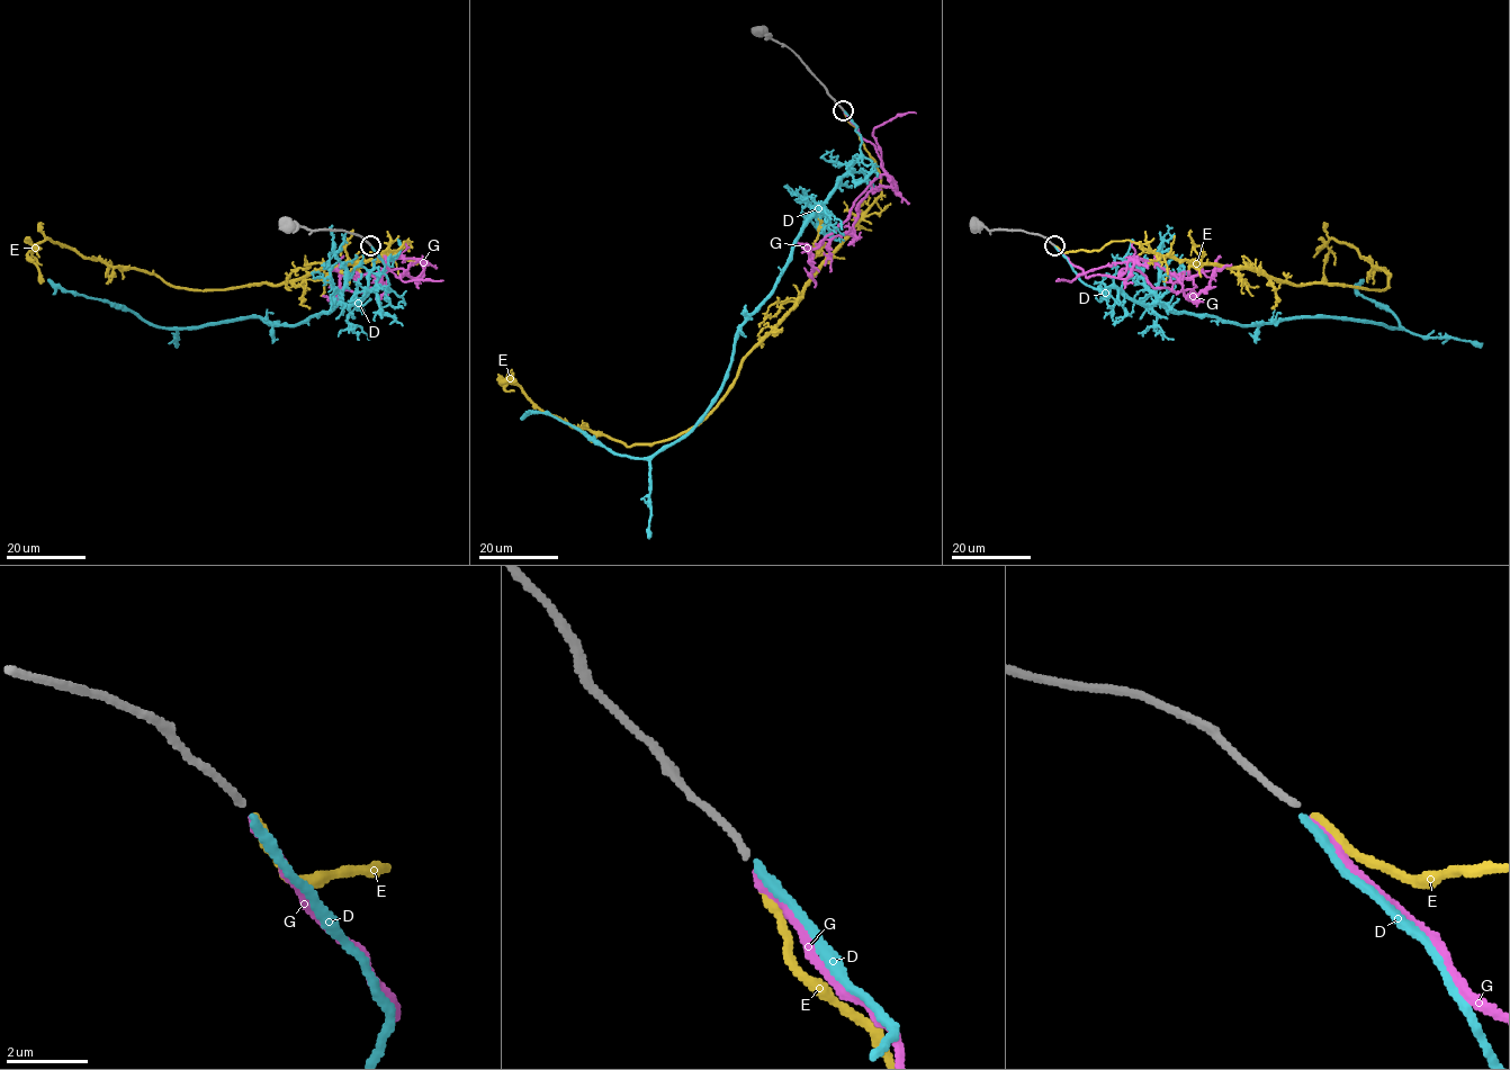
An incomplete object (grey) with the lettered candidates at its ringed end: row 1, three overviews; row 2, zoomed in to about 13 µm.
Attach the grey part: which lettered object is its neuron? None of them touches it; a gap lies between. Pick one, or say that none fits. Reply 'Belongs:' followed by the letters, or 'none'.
Belongs: E

